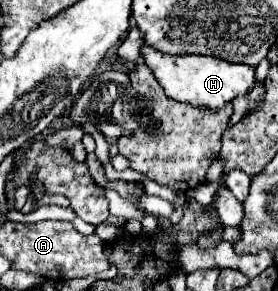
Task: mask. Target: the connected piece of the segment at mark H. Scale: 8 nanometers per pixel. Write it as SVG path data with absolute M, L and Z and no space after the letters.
M142 47L142 57L156 75L158 83L166 91L168 97L174 97L178 101L188 101L192 105L204 105L210 109L220 109L222 105L230 103L234 97L248 95L250 89L256 85L256 67L244 65L244 63L228 63L218 57L206 57L206 55L182 55L172 57L164 53L156 53L154 49Z

